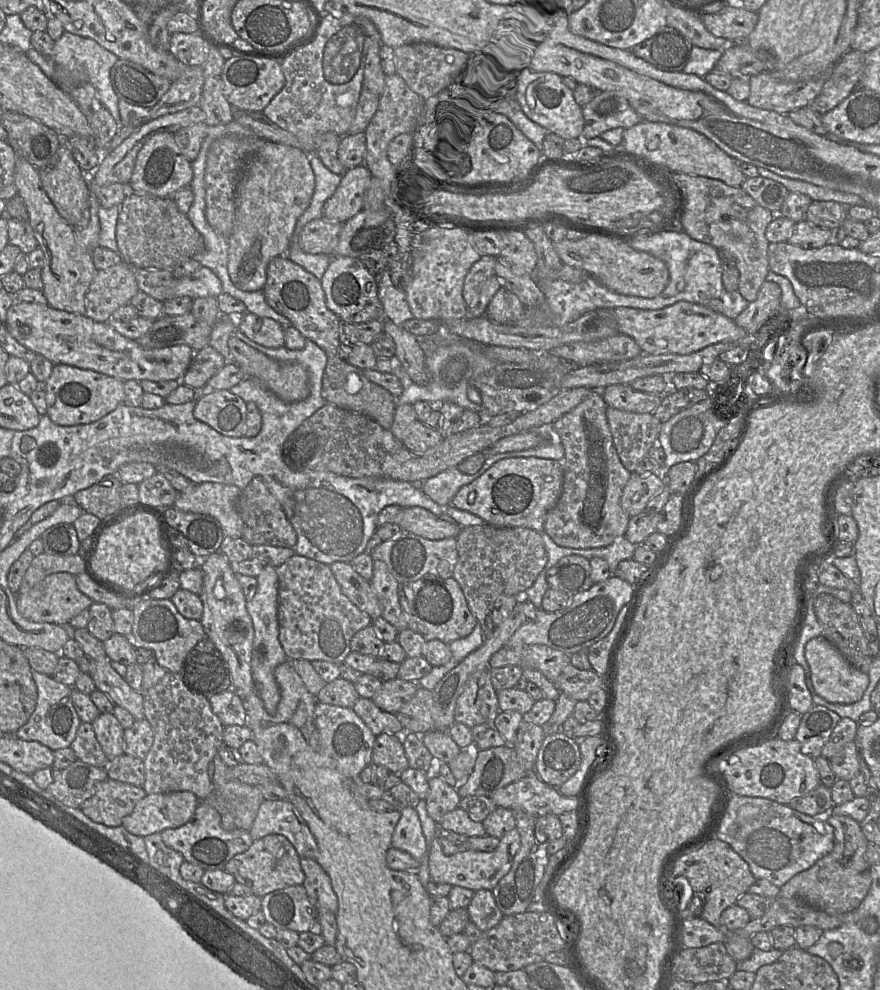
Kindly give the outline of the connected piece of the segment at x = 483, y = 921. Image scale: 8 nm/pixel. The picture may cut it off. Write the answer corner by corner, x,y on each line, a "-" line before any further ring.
480,889
475,891
466,909
470,921
482,932
498,925
504,917
496,905
492,890

